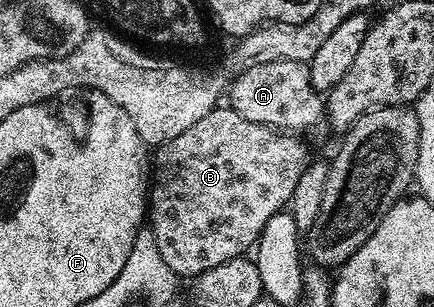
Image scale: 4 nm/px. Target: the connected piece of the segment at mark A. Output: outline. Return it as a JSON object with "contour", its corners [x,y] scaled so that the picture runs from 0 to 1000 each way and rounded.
{"contour":[[[634,195],[615,208],[588,208],[562,218],[558,241],[537,267],[537,296],[525,296],[532,355],[551,365],[569,391],[588,404],[624,410],[631,423],[691,440],[694,423],[712,423],[719,410],[742,407],[751,381],[742,296],[717,274],[717,248],[705,205],[680,195]]]}

